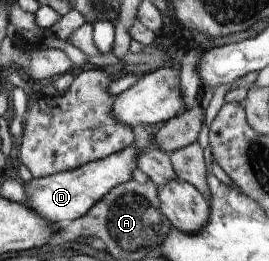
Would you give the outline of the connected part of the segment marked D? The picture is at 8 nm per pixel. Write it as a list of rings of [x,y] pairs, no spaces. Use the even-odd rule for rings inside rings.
[[[130,145],[118,153],[112,153],[104,159],[84,164],[76,169],[50,175],[50,177],[33,178],[30,183],[23,184],[24,193],[26,193],[24,203],[32,211],[48,219],[52,225],[64,226],[86,215],[114,187],[130,181],[133,171],[138,168],[136,159],[138,159],[136,149],[134,145]]]

